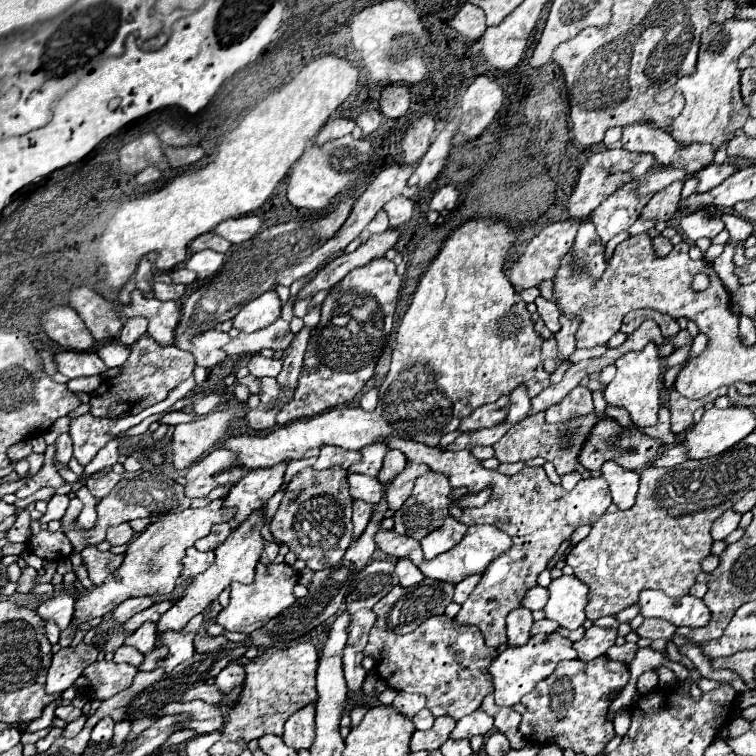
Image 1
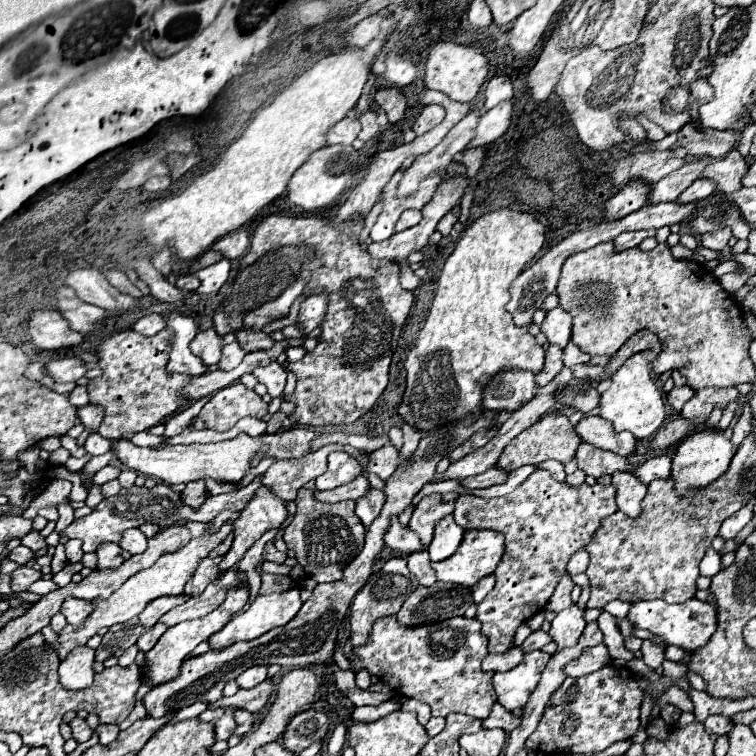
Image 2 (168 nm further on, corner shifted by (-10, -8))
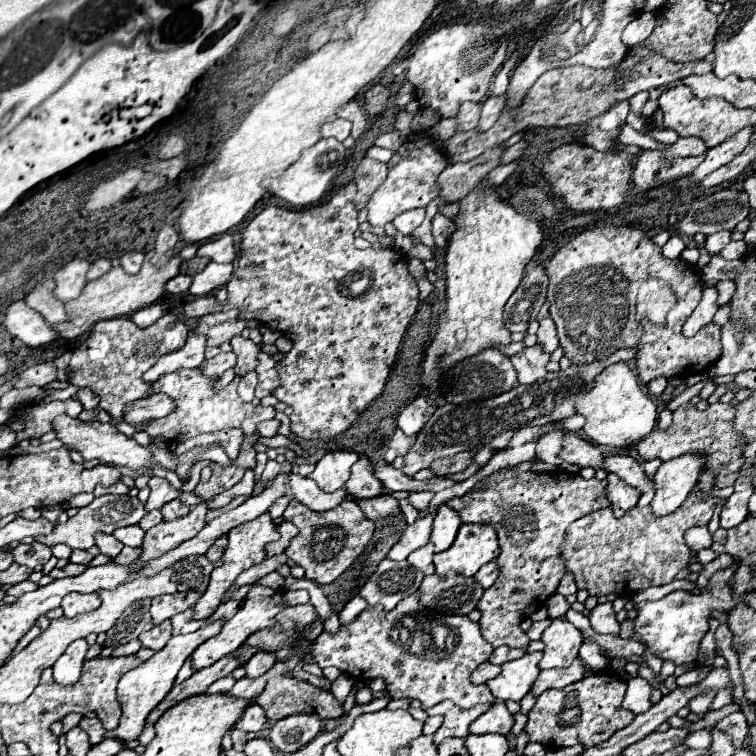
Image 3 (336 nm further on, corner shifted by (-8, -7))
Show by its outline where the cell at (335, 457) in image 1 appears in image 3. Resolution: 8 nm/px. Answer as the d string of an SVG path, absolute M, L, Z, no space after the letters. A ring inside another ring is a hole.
M328 452L318 464L316 470L310 474L312 480L316 480L316 484L324 490L324 492L332 492L342 488L348 478L350 478L350 468L352 464L358 460L356 452Z

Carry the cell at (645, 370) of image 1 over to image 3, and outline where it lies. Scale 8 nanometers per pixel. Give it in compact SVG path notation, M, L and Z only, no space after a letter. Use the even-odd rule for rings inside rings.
M618 362L604 368L602 374L596 378L596 386L576 402L576 412L586 416L586 424L582 430L592 440L614 448L622 448L624 444L634 444L646 438L658 422L656 402L644 390L634 368L628 362Z

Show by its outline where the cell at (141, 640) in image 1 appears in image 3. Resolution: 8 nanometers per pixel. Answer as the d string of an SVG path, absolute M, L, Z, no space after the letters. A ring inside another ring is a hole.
M164 620L162 624L156 624L152 630L142 632L140 642L142 642L144 648L160 650L168 642L170 636L172 636L172 624L170 624L170 620Z

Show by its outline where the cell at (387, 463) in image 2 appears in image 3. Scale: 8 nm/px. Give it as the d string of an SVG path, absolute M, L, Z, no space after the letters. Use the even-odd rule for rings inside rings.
M396 430L396 434L394 434L394 438L390 440L390 444L388 444L388 450L386 450L386 454L384 454L384 460L386 462L392 462L396 456L404 456L408 450L410 450L410 446L414 444L414 436L410 438L410 436L406 436L402 430Z

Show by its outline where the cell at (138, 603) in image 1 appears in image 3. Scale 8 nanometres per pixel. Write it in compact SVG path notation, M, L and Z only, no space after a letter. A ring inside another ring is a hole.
M188 590L188 592L174 592L174 594L164 594L164 596L156 596L152 600L150 606L150 614L154 624L160 624L168 618L172 618L178 612L184 612L186 608L194 606L196 600L200 598L200 594L196 590Z

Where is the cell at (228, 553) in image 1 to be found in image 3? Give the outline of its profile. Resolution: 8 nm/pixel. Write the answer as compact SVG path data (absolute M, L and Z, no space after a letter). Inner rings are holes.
M216 620L216 622L210 622L206 624L204 628L196 630L196 632L190 632L190 634L178 634L178 636L172 636L166 646L162 650L158 650L152 658L148 658L146 662L142 662L138 668L130 670L128 674L124 674L118 682L118 700L122 704L122 718L120 718L120 726L110 730L106 736L110 738L120 738L126 742L126 748L134 748L138 744L138 736L144 728L144 720L148 716L148 712L152 712L162 700L164 696L170 692L170 688L174 686L174 680L176 680L176 674L178 670L184 666L186 658L202 644L206 642L208 638L216 636L224 626L224 620Z

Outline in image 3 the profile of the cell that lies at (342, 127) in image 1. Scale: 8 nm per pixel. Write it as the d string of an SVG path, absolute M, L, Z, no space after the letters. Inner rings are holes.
M338 118L338 120L322 126L322 136L324 136L324 138L330 138L330 136L332 136L332 138L336 138L338 142L344 142L344 140L350 136L350 128L352 128L352 122Z

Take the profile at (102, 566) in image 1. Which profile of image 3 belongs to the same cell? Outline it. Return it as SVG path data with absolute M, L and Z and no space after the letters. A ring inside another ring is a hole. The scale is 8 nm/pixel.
M96 534L96 546L100 548L102 554L106 554L110 558L118 556L122 550L122 544L114 536L104 536L104 534Z

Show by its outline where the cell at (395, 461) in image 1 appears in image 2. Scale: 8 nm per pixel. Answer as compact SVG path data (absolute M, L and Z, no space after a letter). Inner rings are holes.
M404 425L402 431L404 431L404 445L402 445L402 449L400 449L400 455L402 455L404 459L408 459L408 457L412 455L412 451L416 451L416 447L418 447L420 429L416 429L416 427L412 427L412 425Z

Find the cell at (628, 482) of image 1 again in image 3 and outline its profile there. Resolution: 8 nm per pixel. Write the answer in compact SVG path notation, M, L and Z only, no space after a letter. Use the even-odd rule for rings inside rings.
M608 474L608 486L606 486L606 496L612 504L612 510L616 516L624 516L628 510L632 510L638 500L640 500L640 490L634 486L622 482L616 474Z

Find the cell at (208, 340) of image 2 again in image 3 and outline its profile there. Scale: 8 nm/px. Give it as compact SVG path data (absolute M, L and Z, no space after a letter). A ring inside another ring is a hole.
M192 334L192 336L188 336L186 344L180 350L162 356L142 378L146 382L156 382L160 374L172 372L176 368L200 366L204 362L204 348L206 348L206 336L204 334Z

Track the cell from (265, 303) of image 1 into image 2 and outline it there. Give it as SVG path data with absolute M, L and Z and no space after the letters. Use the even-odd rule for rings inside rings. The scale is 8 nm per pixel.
M238 331L236 333L236 341L238 345L250 353L250 351L258 351L258 349L270 349L274 345L272 337L266 335L266 333L260 333L260 331Z

